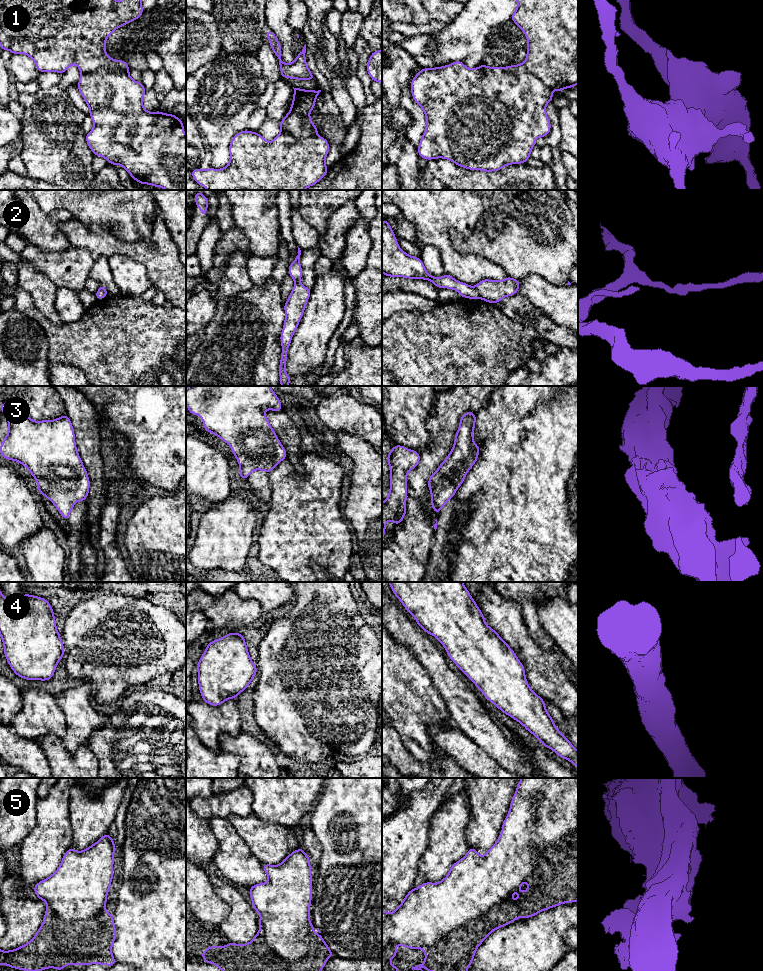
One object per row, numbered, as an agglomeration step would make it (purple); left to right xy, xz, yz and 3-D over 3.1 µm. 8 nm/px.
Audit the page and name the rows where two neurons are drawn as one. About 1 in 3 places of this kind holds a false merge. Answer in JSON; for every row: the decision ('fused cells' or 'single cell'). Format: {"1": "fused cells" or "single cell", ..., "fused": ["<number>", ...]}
{"1": "fused cells", "2": "fused cells", "3": "single cell", "4": "single cell", "5": "single cell", "fused": ["1", "2"]}

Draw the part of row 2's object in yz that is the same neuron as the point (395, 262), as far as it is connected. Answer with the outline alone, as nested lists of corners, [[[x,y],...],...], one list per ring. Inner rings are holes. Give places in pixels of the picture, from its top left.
[[[387,218],[382,222],[382,273],[390,277],[428,280],[438,289],[453,289],[461,297],[479,299],[479,293],[475,287],[460,282],[448,274],[442,277],[431,276],[420,258],[408,255],[399,247]]]

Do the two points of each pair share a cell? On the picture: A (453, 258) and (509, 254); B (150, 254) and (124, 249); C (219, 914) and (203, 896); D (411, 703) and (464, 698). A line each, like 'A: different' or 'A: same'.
A: different
B: same
C: same
D: different

